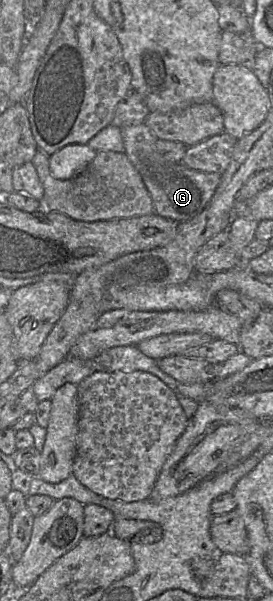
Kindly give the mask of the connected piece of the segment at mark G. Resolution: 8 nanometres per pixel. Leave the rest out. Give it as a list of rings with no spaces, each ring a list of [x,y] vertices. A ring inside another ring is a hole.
[[[144,122],[122,126],[121,133],[123,152],[140,174],[149,191],[154,213],[179,224],[199,215],[212,198],[221,174],[190,169],[182,163],[166,160],[157,149],[157,138]]]

